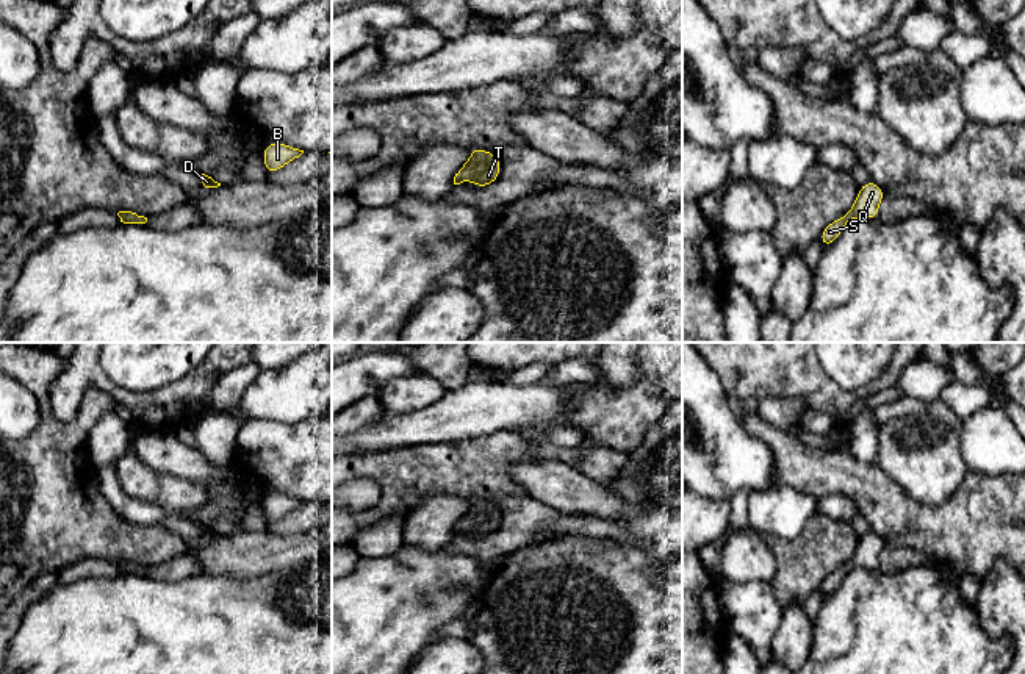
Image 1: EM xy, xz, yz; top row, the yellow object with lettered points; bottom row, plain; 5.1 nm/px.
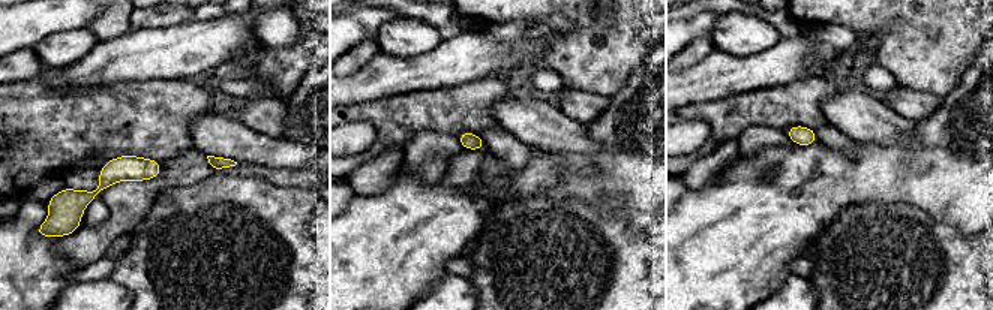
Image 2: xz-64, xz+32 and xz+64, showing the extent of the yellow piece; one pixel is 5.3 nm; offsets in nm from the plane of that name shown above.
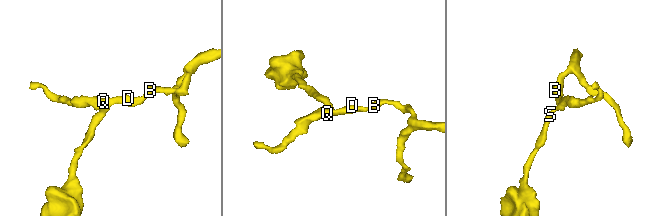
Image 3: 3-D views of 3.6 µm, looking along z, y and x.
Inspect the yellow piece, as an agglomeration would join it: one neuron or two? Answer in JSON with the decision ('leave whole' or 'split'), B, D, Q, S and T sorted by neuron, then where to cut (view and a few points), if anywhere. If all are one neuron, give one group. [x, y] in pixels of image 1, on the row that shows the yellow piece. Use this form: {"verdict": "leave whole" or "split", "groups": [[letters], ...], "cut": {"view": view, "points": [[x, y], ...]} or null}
{"verdict": "leave whole", "groups": [["B", "D", "Q", "S", "T"]], "cut": null}

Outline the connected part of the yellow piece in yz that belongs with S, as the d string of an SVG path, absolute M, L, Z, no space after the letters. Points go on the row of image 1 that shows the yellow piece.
M873 180L862 185L854 205L822 231L818 239L822 241L823 249L831 246L840 236L842 230L851 219L878 219L878 208L884 195L886 192Z

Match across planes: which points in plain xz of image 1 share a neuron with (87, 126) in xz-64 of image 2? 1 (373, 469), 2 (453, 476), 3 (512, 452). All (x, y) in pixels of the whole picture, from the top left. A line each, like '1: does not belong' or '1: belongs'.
1: belongs
2: belongs
3: belongs

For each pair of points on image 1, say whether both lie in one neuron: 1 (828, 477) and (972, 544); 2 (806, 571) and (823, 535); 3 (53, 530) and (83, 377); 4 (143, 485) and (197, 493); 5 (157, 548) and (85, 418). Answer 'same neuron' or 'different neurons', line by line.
1: same neuron
2: same neuron
3: different neurons
4: same neuron
5: same neuron

